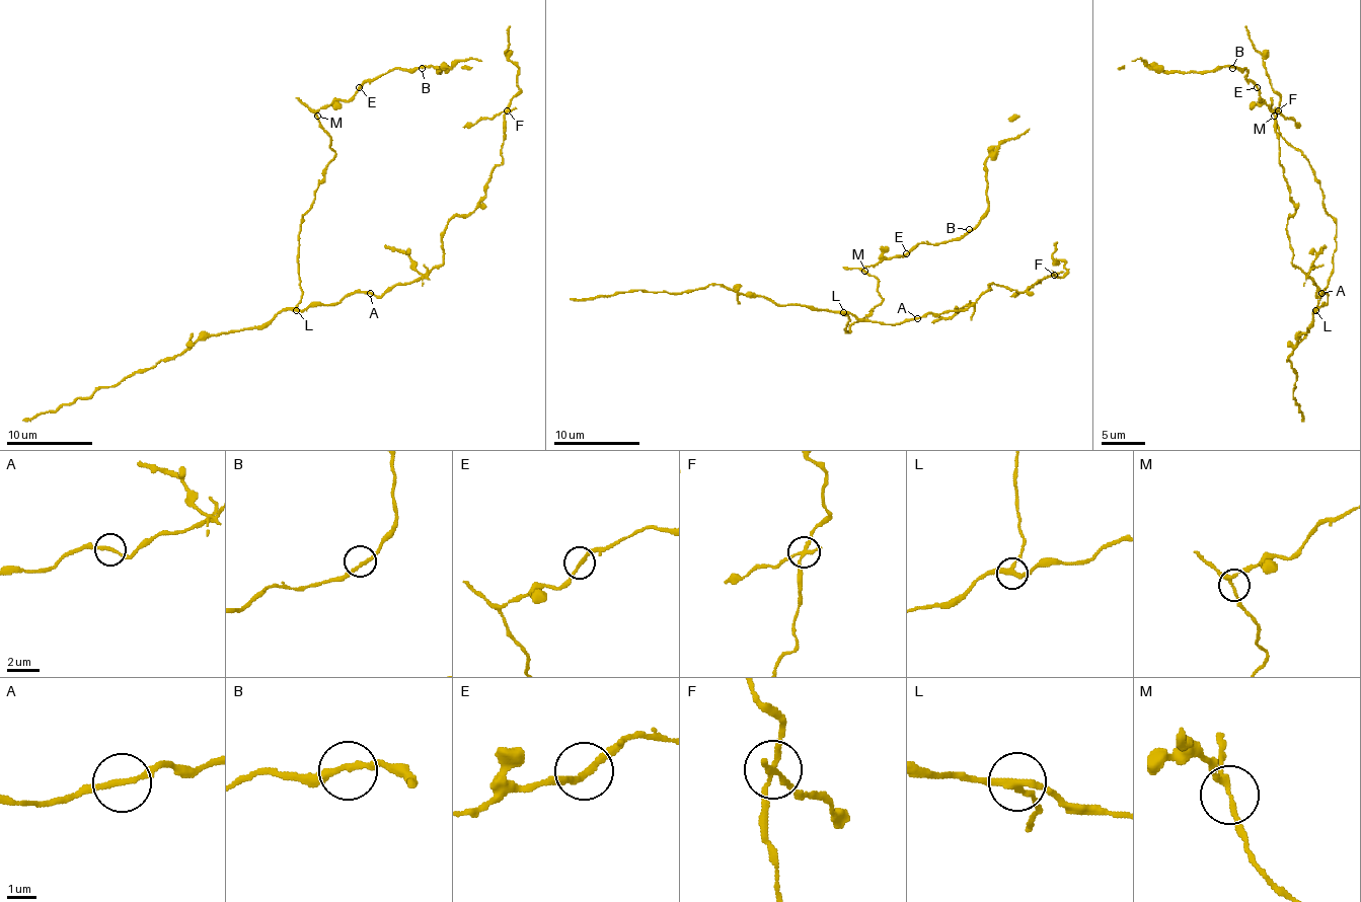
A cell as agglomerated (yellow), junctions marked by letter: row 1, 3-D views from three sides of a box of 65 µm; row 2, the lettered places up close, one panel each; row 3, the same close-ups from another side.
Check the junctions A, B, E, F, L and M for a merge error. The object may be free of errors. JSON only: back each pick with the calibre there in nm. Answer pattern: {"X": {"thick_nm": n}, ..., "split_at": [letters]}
{"F": {"thick_nm": 160}, "split_at": ["F"]}

